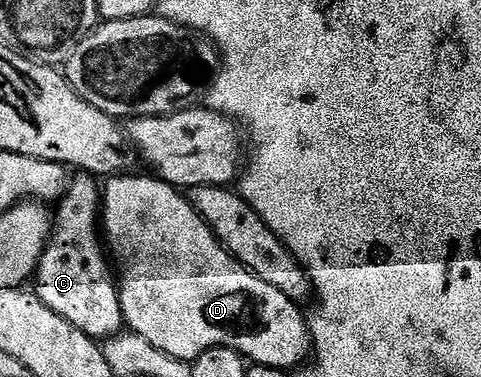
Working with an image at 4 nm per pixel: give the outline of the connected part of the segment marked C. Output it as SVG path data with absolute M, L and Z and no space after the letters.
M90 175L76 176L79 177L76 180L74 177L68 183L63 199L58 201L56 208L59 209L53 212L53 231L47 249L43 251L43 257L39 260L39 269L34 274L33 291L41 298L41 302L45 302L45 306L49 306L49 310L53 310L53 314L61 314L65 322L77 326L77 330L81 330L86 336L90 336L96 342L103 342L124 331L123 307L119 301L117 276L109 263L109 256L101 239L100 185Z

